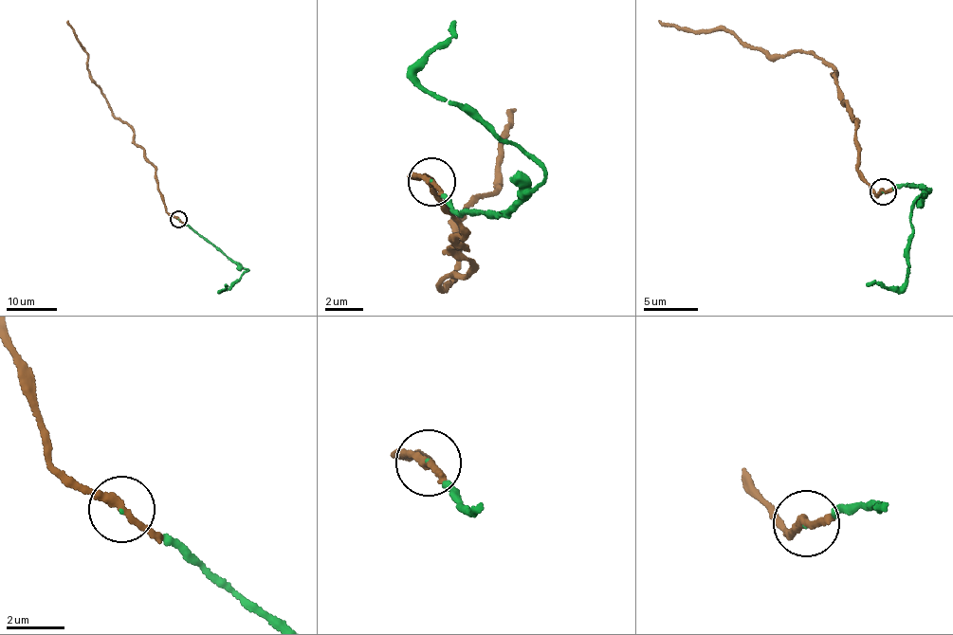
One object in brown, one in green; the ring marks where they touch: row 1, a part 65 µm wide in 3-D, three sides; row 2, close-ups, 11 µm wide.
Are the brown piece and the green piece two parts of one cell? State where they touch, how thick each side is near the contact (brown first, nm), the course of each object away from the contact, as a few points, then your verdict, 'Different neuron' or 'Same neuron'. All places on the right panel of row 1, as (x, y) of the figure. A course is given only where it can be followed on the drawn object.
Place: (883, 191). Thickness 240 nm (brown) against 40 nm. Course of brown: (882, 190), (858, 171), (855, 118), (833, 65), (659, 19). Course of green: (882, 190), (905, 184), (927, 190), (916, 201), (912, 214), (905, 283), (900, 289), (867, 283). Same neuron

